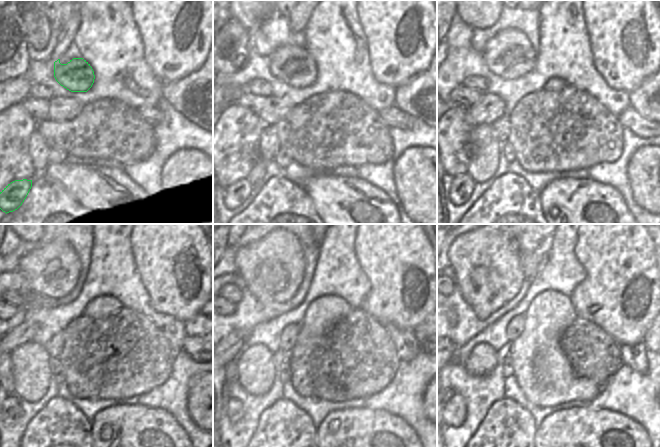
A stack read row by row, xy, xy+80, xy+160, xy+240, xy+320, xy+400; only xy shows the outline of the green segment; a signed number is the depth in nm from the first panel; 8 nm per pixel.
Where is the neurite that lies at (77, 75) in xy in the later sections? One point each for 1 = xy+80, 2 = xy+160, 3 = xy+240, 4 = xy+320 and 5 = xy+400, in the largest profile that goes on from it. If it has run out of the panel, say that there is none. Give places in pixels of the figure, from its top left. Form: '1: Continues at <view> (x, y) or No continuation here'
1: Continues at xy+80 (293, 65)
2: Continues at xy+160 (509, 54)
3: Continues at xy+240 (53, 270)
4: Continues at xy+320 (272, 268)
5: Continues at xy+400 (486, 261)

